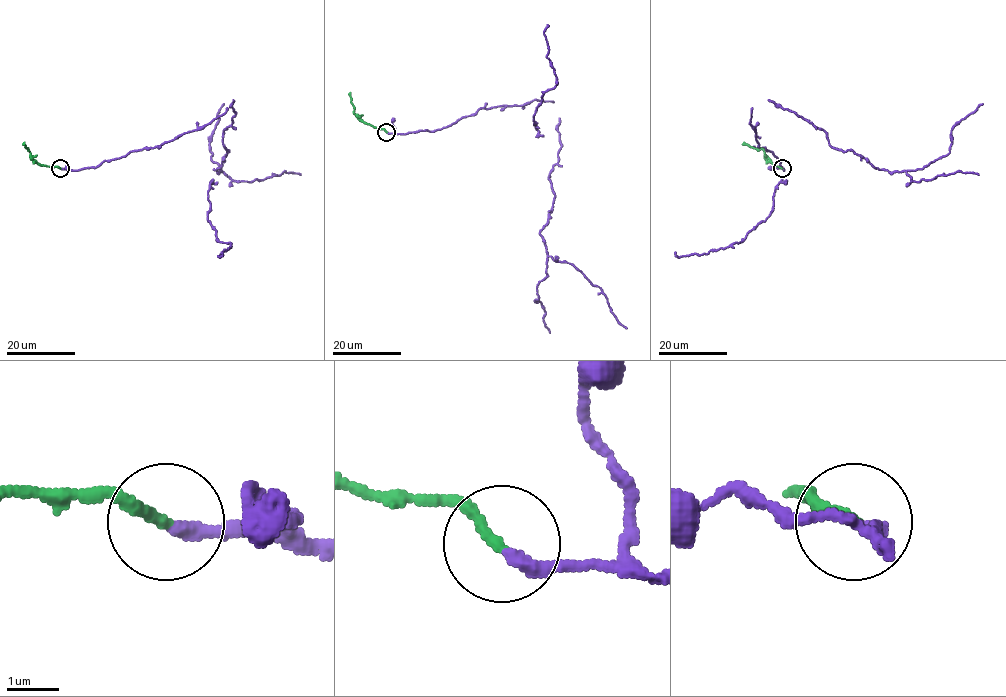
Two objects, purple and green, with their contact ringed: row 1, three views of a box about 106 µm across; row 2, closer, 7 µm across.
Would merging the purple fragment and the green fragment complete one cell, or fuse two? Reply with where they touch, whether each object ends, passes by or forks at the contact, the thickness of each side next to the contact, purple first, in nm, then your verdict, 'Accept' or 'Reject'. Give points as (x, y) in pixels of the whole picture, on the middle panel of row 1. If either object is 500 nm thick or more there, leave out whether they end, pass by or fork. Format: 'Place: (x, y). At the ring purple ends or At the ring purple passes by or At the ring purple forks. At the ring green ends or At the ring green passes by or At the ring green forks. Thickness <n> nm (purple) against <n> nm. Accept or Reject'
Place: (386, 132). At the ring purple ends. At the ring green ends. Thickness 280 nm (purple) against 220 nm. Reject

